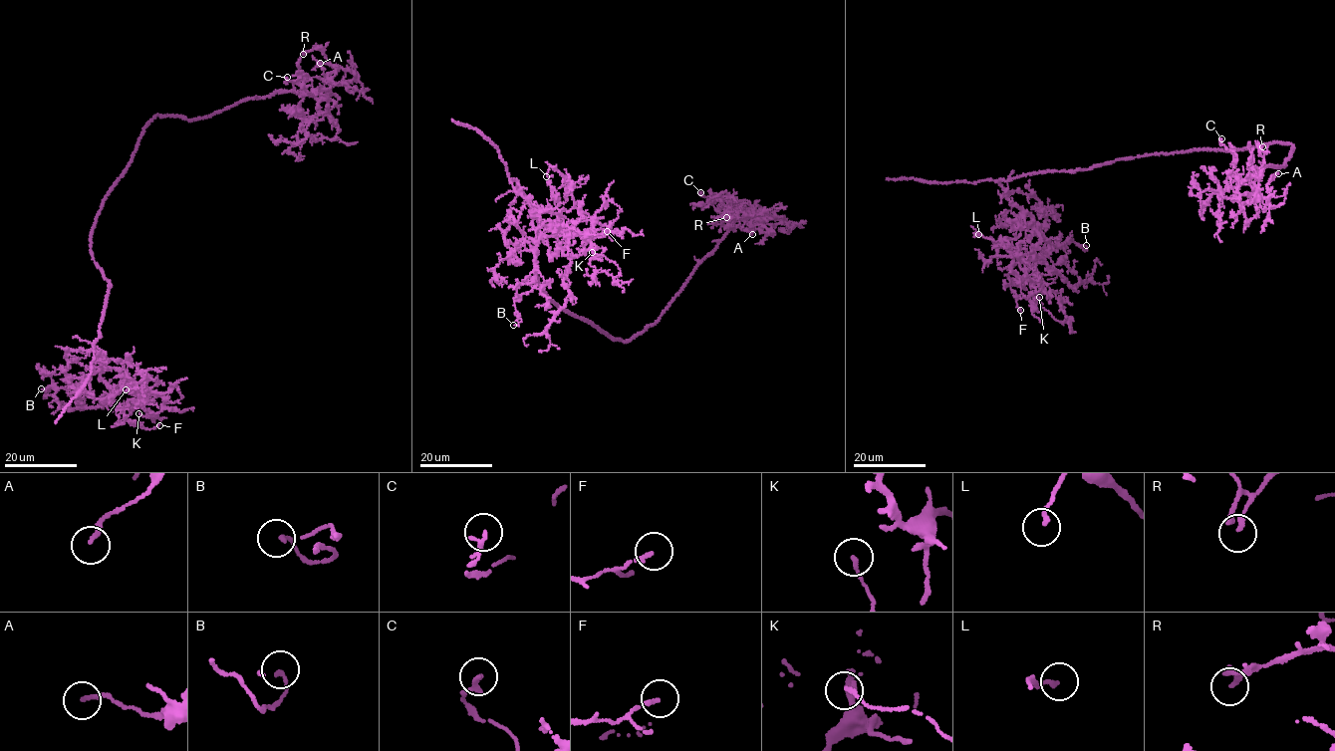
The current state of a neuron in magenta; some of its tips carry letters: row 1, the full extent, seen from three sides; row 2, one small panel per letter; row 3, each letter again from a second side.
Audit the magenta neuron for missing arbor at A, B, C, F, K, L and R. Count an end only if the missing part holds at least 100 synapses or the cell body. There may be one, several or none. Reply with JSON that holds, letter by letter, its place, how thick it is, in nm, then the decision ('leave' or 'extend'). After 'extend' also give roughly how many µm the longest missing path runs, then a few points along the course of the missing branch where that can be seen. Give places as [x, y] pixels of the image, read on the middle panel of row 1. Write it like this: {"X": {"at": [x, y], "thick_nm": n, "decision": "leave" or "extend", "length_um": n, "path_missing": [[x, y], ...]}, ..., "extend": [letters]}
{"A": {"at": [752, 234], "thick_nm": 160, "decision": "leave"}, "B": {"at": [513, 325], "thick_nm": 130, "decision": "leave"}, "C": {"at": [700, 192], "thick_nm": 200, "decision": "leave"}, "F": {"at": [607, 231], "thick_nm": 140, "decision": "leave"}, "K": {"at": [592, 252], "thick_nm": 140, "decision": "leave"}, "L": {"at": [546, 176], "thick_nm": 150, "decision": "leave"}, "R": {"at": [726, 217], "thick_nm": 120, "decision": "leave"}, "extend": []}

